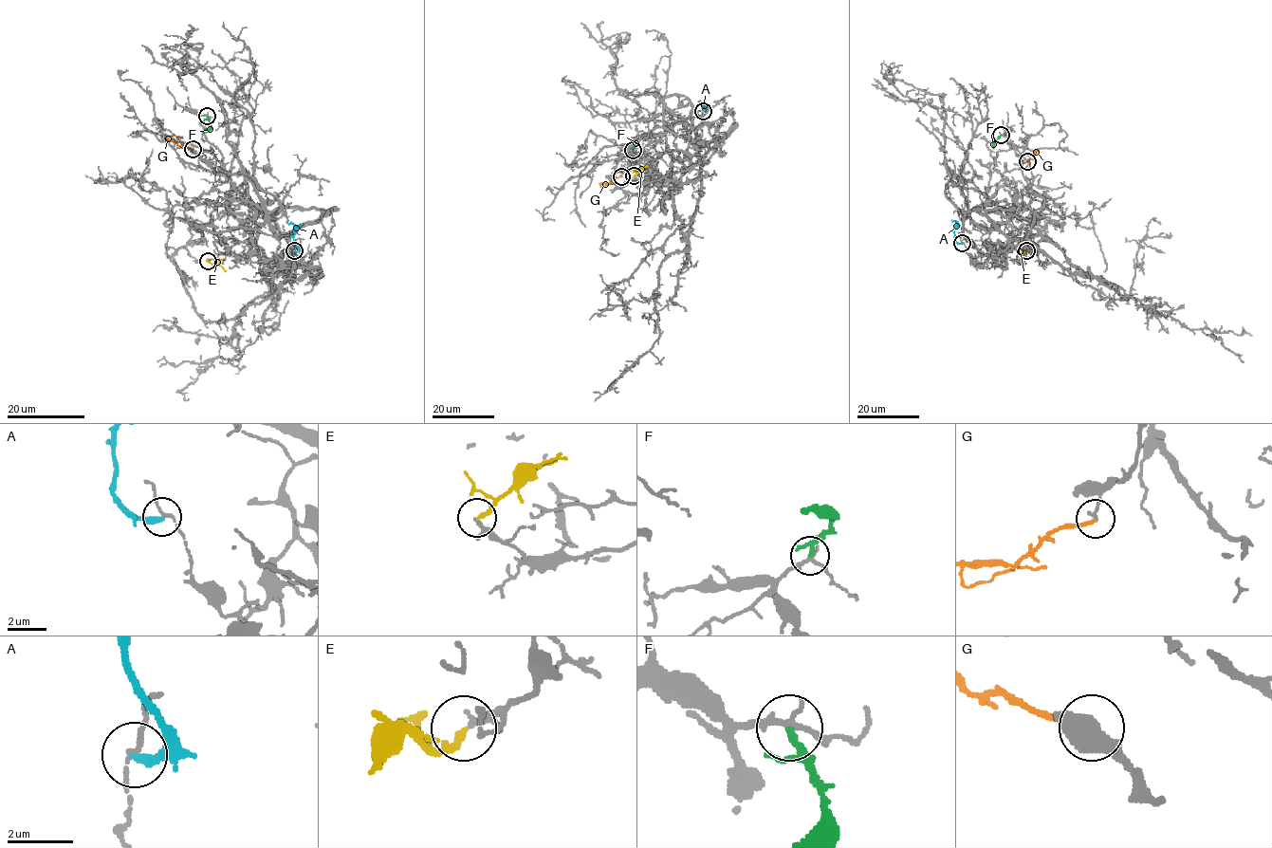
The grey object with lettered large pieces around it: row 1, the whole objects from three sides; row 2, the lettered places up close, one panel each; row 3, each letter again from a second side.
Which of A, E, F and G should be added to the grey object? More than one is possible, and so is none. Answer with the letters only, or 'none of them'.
E, F

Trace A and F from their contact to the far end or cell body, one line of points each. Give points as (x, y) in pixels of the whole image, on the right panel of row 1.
A: (962, 243), (956, 241), (954, 228), (957, 224), (951, 222)
F: (1001, 135), (994, 148)

